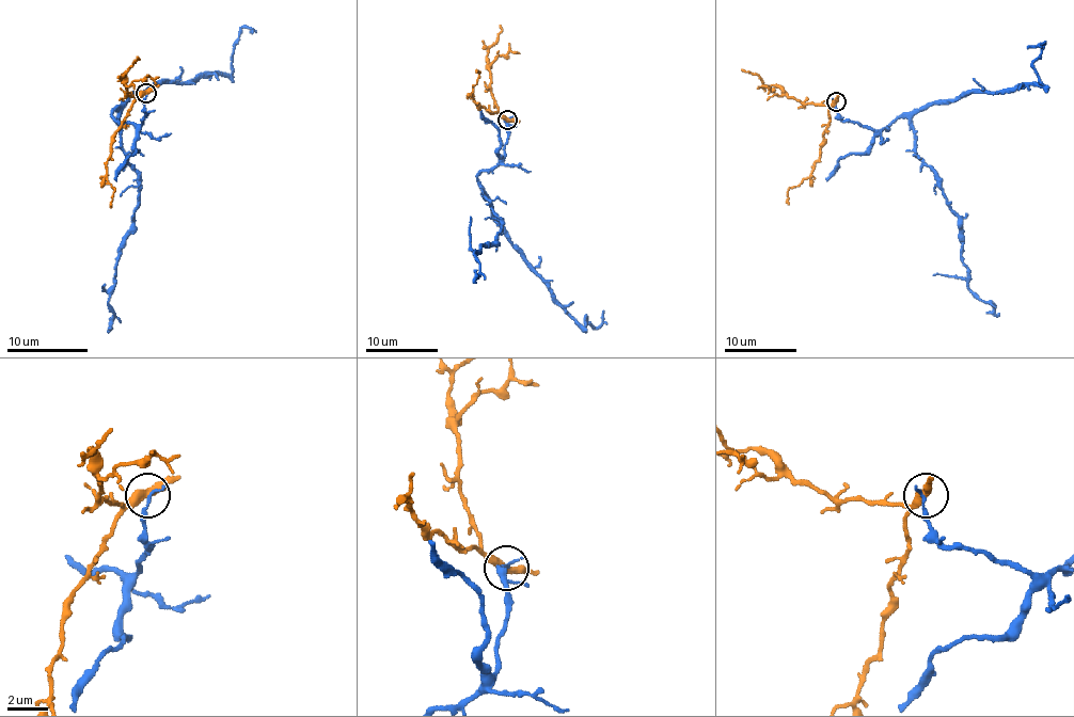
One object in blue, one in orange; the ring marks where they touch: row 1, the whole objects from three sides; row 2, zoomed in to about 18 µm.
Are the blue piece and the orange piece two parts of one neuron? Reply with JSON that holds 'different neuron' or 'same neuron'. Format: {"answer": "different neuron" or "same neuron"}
{"answer": "different neuron"}

